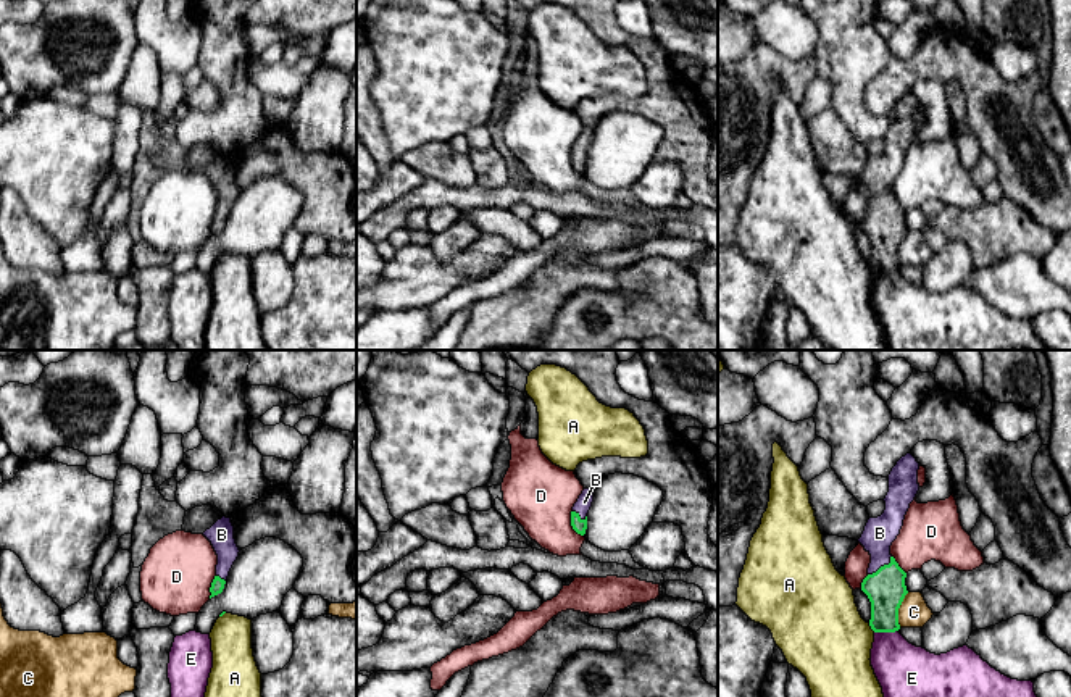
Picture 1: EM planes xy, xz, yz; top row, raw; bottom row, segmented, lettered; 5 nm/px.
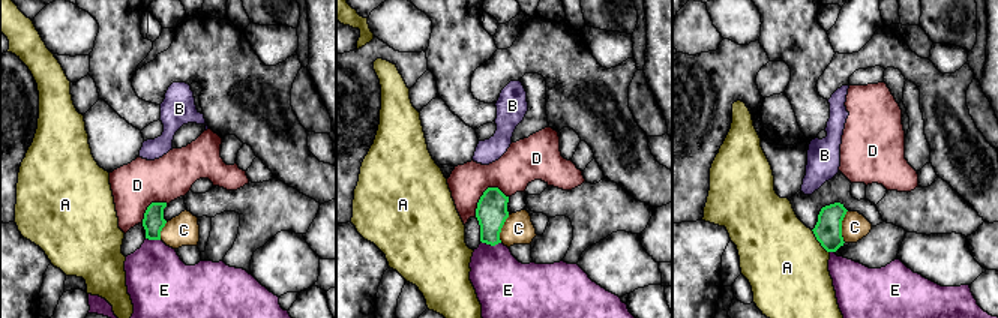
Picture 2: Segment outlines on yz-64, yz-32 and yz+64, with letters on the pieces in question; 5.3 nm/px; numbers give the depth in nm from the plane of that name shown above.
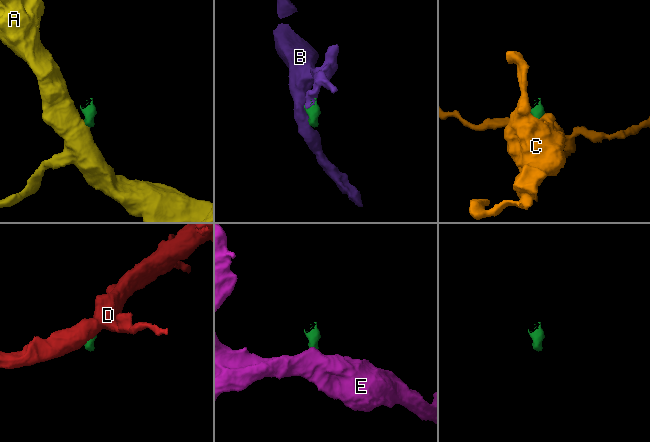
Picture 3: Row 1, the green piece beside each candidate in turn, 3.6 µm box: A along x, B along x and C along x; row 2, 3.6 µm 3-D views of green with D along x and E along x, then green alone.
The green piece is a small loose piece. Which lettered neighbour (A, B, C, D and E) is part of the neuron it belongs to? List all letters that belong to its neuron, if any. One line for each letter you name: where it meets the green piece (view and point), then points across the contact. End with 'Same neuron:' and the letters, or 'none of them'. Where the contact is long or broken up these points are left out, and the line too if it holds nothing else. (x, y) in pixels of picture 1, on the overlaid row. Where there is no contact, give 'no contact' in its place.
B: meets green in yz at (881, 567); runs through yz (886, 589), (881, 567), (879, 533)
Same neuron: B

